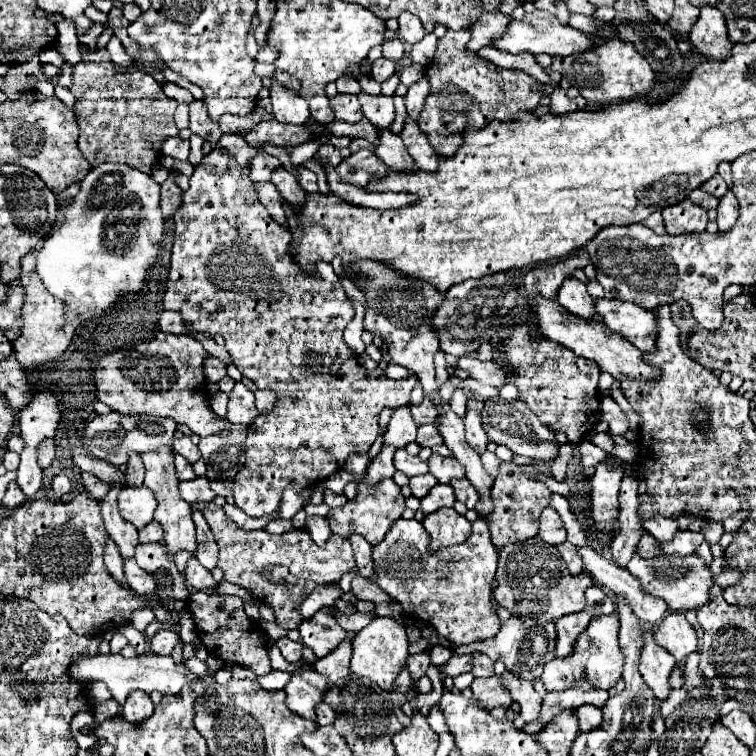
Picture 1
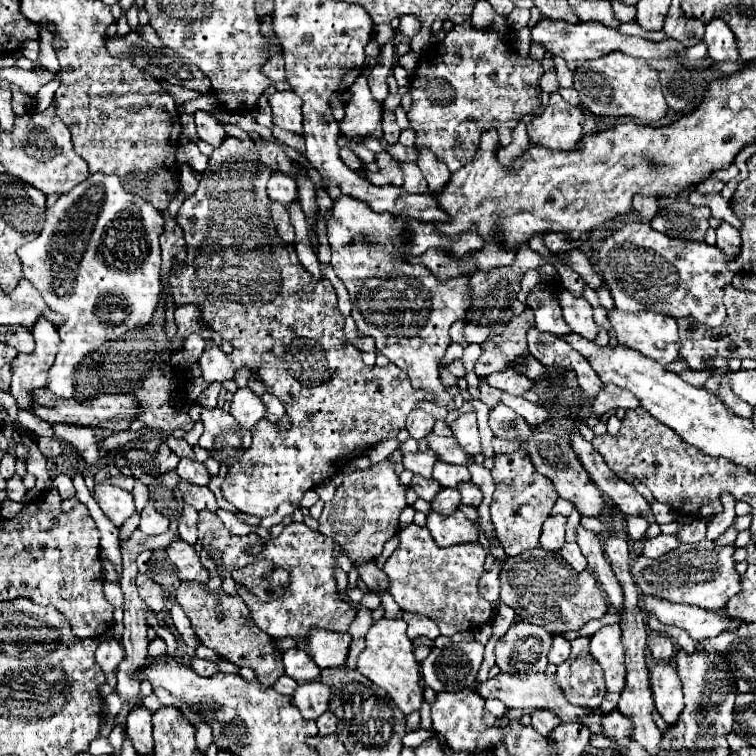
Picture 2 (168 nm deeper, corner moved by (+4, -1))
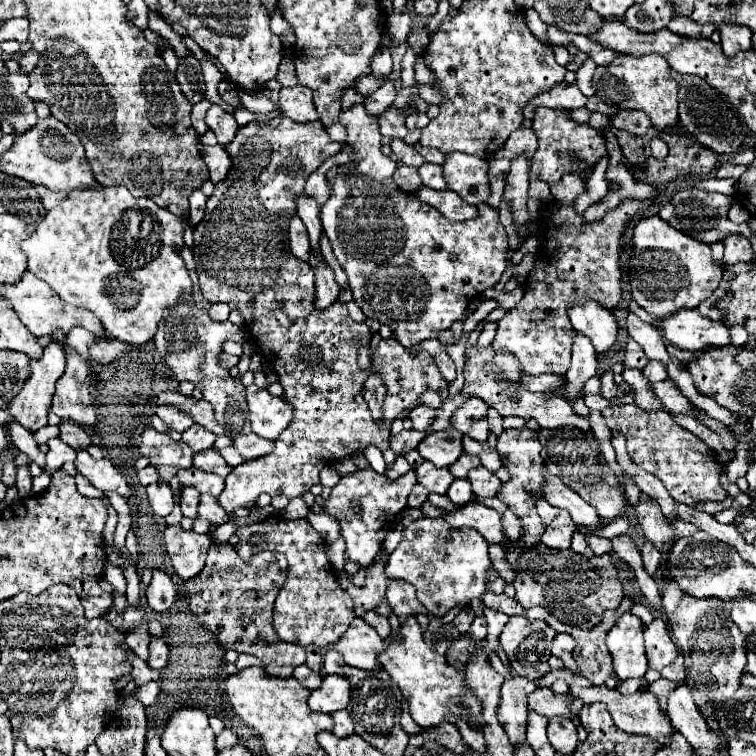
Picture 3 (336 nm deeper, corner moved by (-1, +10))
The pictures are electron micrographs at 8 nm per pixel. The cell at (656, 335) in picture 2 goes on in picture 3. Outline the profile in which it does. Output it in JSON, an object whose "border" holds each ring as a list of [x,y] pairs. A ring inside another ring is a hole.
{"border":[[[678,310],[662,318],[654,328],[660,336],[680,350],[702,350],[704,346],[728,346],[730,332],[720,322],[712,322],[698,314],[698,310]]]}

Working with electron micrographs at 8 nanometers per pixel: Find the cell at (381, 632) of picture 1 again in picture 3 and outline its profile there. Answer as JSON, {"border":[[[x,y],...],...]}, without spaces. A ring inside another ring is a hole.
{"border":[[[408,616],[396,630],[396,634],[390,634],[384,640],[384,650],[378,652],[378,662],[382,668],[390,674],[390,678],[400,686],[408,706],[410,706],[410,716],[414,722],[422,728],[432,728],[438,726],[442,720],[456,724],[456,718],[462,716],[458,704],[464,702],[472,710],[472,718],[476,726],[480,728],[484,720],[480,718],[480,702],[470,694],[466,682],[464,682],[464,672],[456,676],[452,668],[446,664],[446,656],[436,654],[432,648],[428,648],[422,640],[422,628],[416,622],[416,616]]]}

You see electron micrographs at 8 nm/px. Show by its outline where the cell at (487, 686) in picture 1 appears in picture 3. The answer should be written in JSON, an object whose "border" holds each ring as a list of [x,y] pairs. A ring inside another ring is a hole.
{"border":[[[566,666],[562,668],[550,668],[540,680],[536,680],[536,688],[550,688],[556,680],[566,680],[568,688],[570,688],[570,696],[574,698],[580,698],[584,704],[594,704],[594,702],[602,702],[606,704],[612,720],[616,722],[618,728],[622,728],[624,732],[634,732],[634,734],[648,734],[652,736],[654,740],[658,742],[664,742],[664,736],[672,732],[672,724],[668,720],[668,716],[658,708],[658,702],[656,698],[650,694],[650,692],[644,692],[644,694],[632,694],[632,696],[620,696],[616,690],[610,690],[606,688],[604,684],[598,688],[594,684],[590,684],[590,680],[578,676],[578,674],[572,674]]]}

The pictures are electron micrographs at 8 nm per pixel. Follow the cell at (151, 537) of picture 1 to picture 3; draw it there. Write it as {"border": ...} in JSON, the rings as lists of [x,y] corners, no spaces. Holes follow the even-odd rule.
{"border":[[[154,482],[154,484],[148,484],[146,486],[146,494],[148,494],[148,502],[154,510],[154,514],[166,518],[172,508],[174,508],[174,494],[172,494],[172,488],[166,484],[166,482]]]}

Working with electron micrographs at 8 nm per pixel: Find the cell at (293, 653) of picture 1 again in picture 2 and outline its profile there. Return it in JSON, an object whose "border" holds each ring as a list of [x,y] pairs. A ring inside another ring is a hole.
{"border":[[[299,647],[287,649],[283,653],[283,663],[285,663],[285,673],[297,681],[313,681],[321,673],[321,669],[315,665],[309,653],[305,653]]]}

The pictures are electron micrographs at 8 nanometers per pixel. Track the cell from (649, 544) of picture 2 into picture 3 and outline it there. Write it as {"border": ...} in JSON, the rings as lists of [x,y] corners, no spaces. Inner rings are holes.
{"border":[[[646,540],[644,546],[642,546],[642,562],[644,562],[644,568],[648,570],[648,574],[654,574],[656,568],[660,566],[660,558],[662,558],[662,552],[650,542]]]}

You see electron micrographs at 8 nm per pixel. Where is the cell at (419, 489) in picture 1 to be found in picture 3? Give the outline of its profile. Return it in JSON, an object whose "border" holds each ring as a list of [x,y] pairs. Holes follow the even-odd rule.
{"border":[[[422,462],[416,468],[418,474],[418,482],[428,490],[428,492],[436,492],[436,494],[446,494],[448,486],[454,482],[454,476],[448,472],[448,468],[436,468],[434,464]]]}

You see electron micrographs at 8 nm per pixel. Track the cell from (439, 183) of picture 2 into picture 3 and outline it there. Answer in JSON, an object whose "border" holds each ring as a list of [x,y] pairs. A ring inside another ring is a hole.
{"border":[[[450,152],[444,160],[444,180],[466,204],[486,202],[490,194],[488,186],[488,162],[462,152]]]}

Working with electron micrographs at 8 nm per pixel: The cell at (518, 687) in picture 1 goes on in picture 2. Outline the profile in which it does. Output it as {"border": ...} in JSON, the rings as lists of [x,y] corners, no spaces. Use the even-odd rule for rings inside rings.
{"border":[[[543,709],[537,711],[537,713],[533,713],[533,719],[531,719],[533,729],[535,729],[537,733],[541,733],[543,737],[549,737],[551,731],[553,731],[555,727],[559,727],[559,723],[561,723],[561,719],[559,719],[555,713],[543,711]]]}

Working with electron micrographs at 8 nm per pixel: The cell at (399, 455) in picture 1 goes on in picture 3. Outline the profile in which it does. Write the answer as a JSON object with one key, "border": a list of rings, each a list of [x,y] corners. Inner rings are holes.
{"border":[[[452,426],[442,432],[430,432],[418,444],[418,452],[424,460],[436,464],[436,468],[448,466],[462,454],[462,432]]]}

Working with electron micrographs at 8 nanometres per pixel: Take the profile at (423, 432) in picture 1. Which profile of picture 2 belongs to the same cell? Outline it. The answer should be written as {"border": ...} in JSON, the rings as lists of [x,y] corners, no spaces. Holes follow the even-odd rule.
{"border":[[[431,433],[429,437],[429,447],[435,451],[435,453],[441,453],[439,457],[447,463],[453,463],[453,465],[469,465],[471,463],[471,455],[467,455],[459,443],[453,439],[453,437],[439,437],[435,433]]]}

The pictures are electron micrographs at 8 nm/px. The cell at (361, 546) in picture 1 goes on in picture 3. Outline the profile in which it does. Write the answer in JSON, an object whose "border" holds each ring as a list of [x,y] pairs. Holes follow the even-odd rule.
{"border":[[[388,578],[388,588],[386,588],[386,600],[392,606],[392,612],[404,620],[404,616],[410,614],[420,614],[426,612],[426,608],[416,600],[416,592],[410,582]]]}

